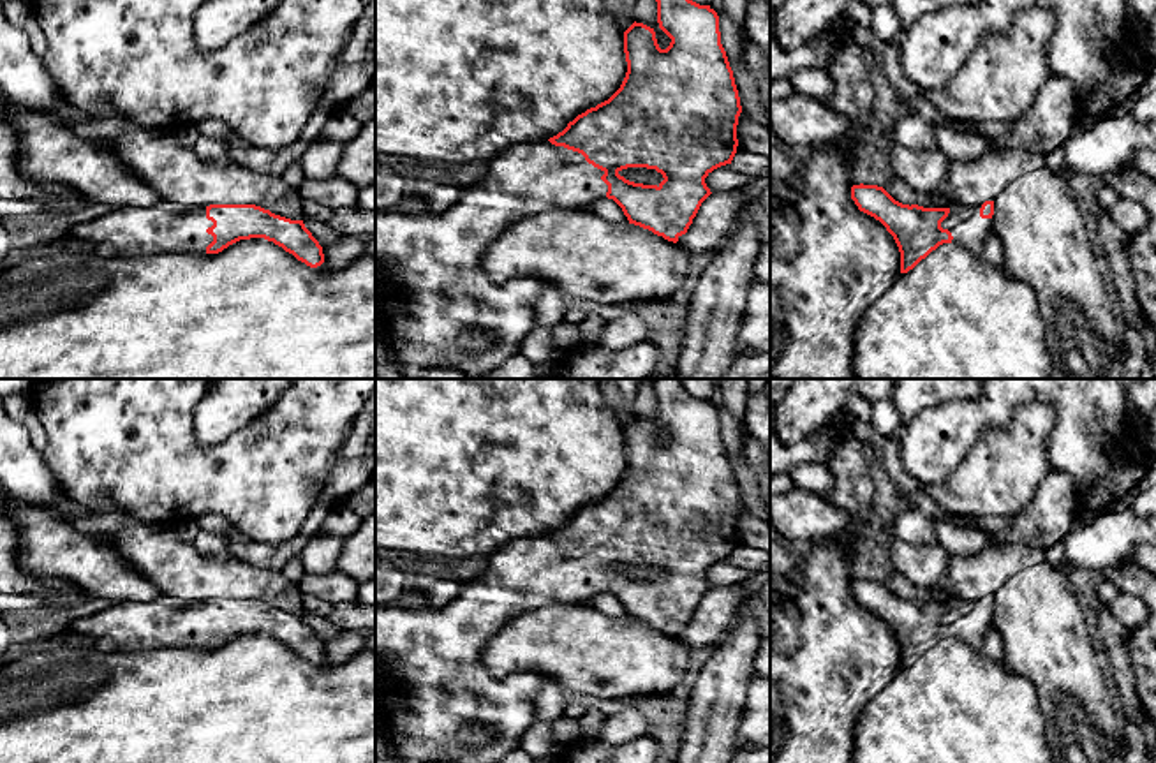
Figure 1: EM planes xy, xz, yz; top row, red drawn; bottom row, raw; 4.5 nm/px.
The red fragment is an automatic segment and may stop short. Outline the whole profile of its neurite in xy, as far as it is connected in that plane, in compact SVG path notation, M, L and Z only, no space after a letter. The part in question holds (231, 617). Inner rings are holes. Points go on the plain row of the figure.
M160 594L148 603L122 601L81 619L78 633L107 636L134 654L162 647L219 648L240 634L264 633L310 663L324 657L322 641L303 615L256 599L189 603Z

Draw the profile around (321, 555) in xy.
M319 534L314 537L300 559L307 574L326 574L338 569L338 557L344 541L333 536Z

